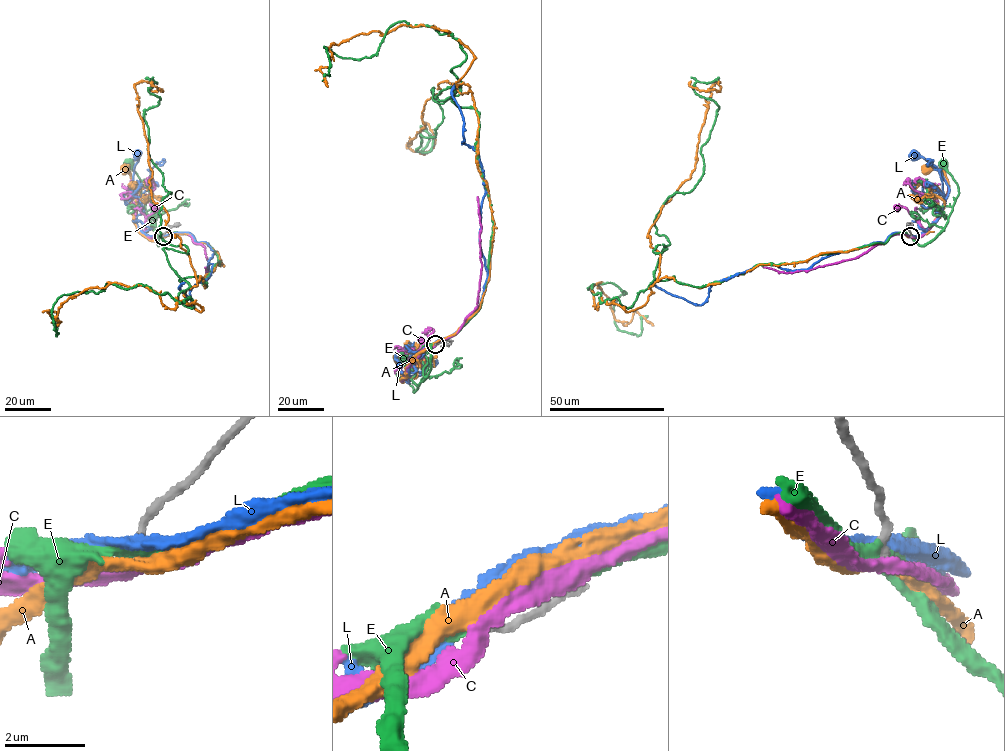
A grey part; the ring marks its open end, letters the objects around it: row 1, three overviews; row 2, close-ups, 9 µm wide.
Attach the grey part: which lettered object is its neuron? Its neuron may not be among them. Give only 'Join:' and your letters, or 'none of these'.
Join: E

